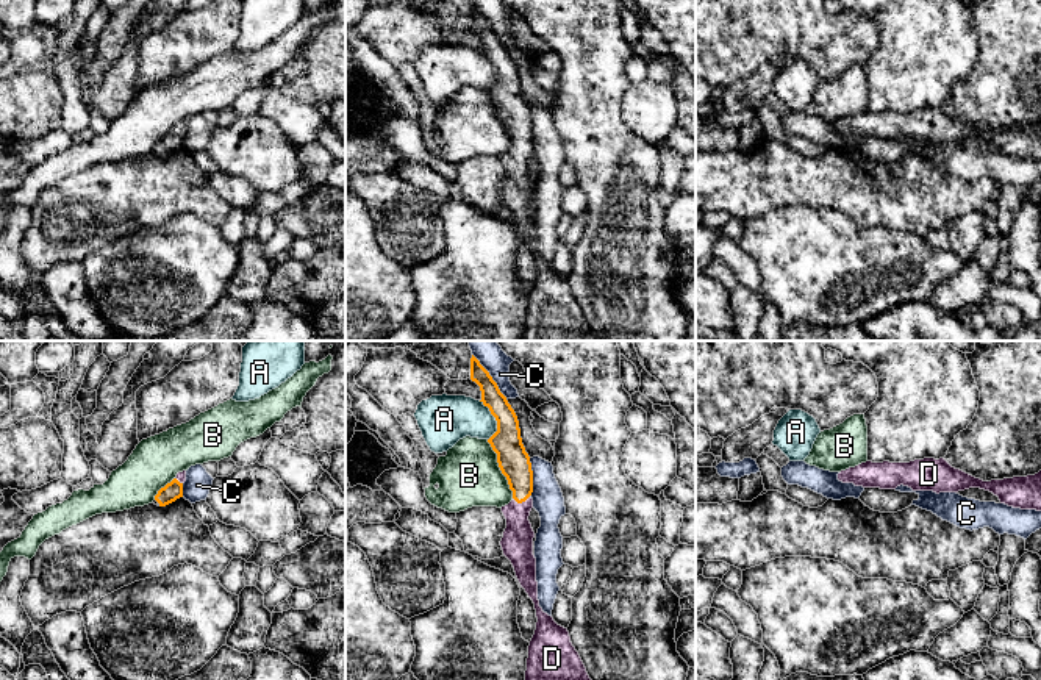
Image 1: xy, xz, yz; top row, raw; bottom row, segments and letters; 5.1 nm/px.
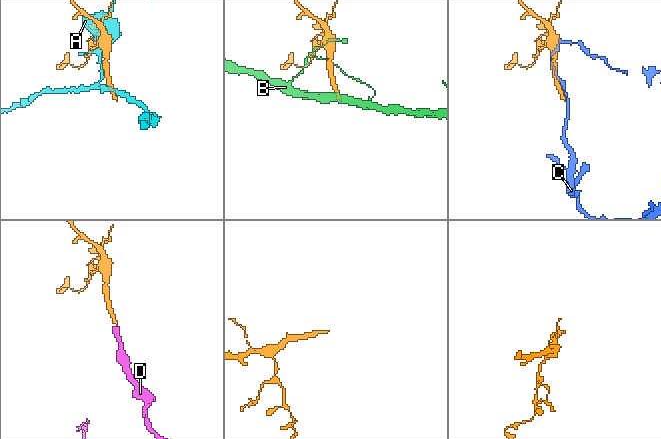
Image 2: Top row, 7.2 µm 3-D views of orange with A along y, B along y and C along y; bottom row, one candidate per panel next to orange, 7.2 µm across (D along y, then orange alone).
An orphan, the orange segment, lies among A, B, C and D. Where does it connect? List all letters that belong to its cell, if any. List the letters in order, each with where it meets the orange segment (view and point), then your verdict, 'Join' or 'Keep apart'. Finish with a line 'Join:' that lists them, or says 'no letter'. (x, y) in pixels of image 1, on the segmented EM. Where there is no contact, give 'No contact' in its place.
A: Touches orange at xz (496, 419). Keep apart
B: Touches orange at xz (500, 469). Keep apart
C: Touches orange at xz (490, 375). Keep apart
D: Touches orange at xz (521, 502). Join
Join: D

